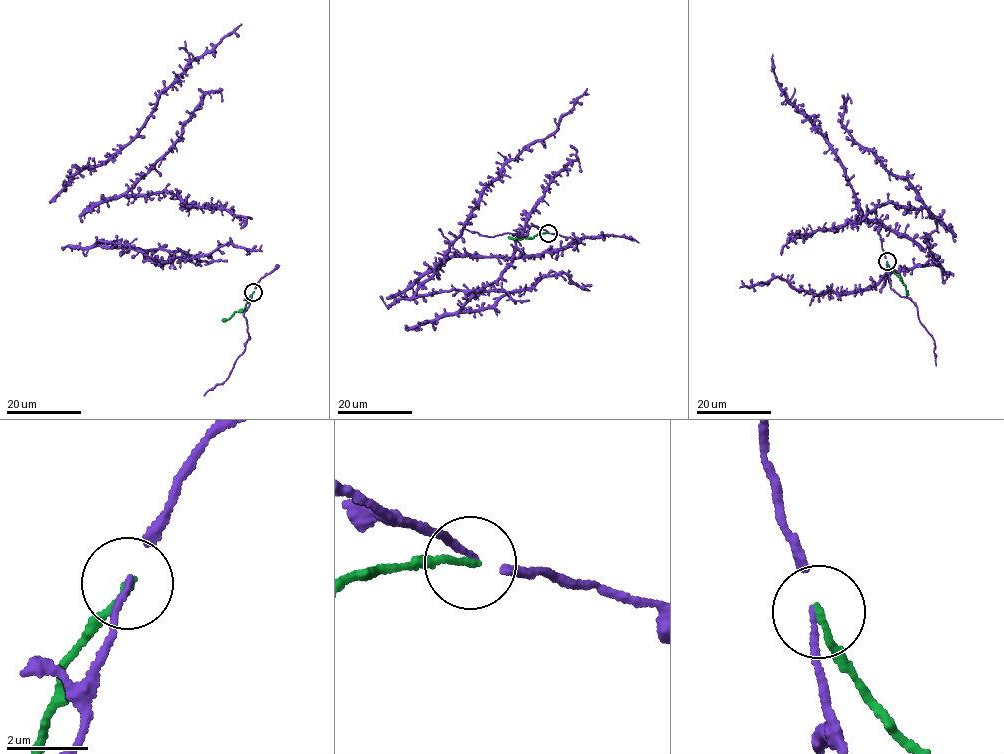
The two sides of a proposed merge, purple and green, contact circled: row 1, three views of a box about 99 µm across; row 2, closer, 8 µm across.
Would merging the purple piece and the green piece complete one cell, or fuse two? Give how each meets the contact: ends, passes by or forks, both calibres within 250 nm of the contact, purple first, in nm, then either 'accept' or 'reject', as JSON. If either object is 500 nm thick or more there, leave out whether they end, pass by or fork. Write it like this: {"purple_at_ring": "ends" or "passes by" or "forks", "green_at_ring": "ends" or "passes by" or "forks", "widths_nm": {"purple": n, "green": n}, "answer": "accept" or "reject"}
{"purple_at_ring": "passes by", "green_at_ring": "ends", "widths_nm": {"purple": 100, "green": 180}, "answer": "reject"}

